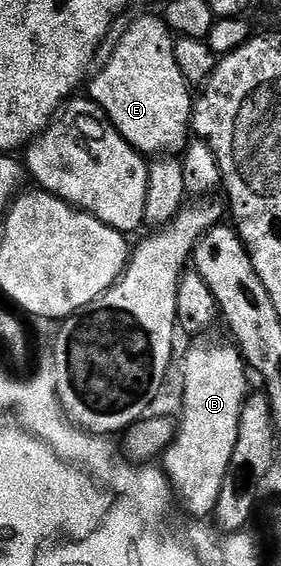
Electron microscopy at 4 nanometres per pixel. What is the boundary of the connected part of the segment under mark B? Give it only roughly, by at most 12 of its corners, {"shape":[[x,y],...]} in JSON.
{"shape":[[233,344],[182,362],[164,451],[177,505],[213,515],[248,393]]}

